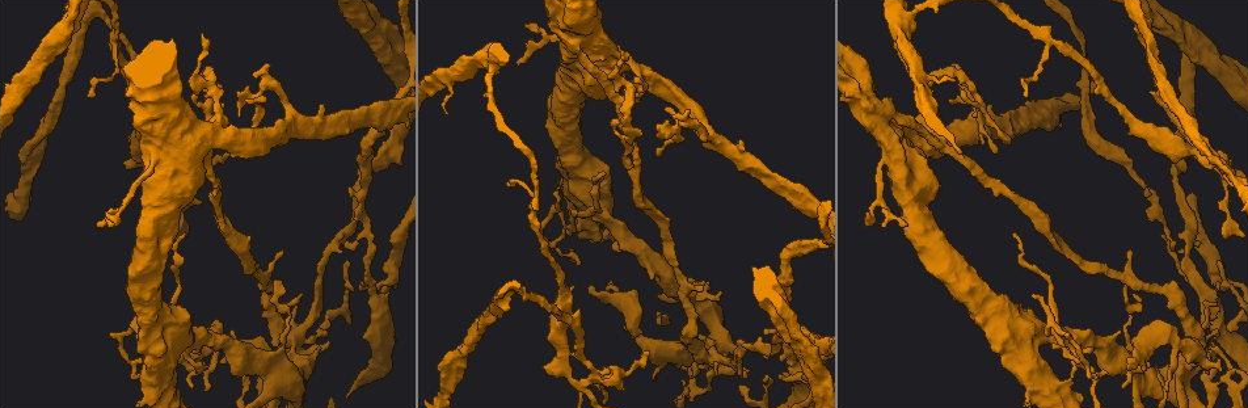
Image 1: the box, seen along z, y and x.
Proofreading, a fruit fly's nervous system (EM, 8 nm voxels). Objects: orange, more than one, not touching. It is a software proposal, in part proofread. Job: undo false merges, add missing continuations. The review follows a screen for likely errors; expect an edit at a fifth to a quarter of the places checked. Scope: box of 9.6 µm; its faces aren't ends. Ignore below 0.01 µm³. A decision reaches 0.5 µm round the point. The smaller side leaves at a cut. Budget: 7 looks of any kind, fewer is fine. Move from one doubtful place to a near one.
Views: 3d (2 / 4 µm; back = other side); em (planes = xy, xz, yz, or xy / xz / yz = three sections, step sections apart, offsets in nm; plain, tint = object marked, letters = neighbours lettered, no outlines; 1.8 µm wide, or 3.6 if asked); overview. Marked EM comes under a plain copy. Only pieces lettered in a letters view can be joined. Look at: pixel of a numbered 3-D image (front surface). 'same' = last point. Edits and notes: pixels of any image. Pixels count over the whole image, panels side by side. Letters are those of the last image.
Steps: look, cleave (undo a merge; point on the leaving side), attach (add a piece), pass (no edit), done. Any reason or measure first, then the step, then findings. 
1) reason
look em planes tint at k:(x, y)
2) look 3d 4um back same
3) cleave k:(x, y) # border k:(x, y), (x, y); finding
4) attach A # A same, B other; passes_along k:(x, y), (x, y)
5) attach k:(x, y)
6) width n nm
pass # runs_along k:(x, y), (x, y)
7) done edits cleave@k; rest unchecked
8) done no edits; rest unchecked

look 3d 2um at 1:(569, 233)

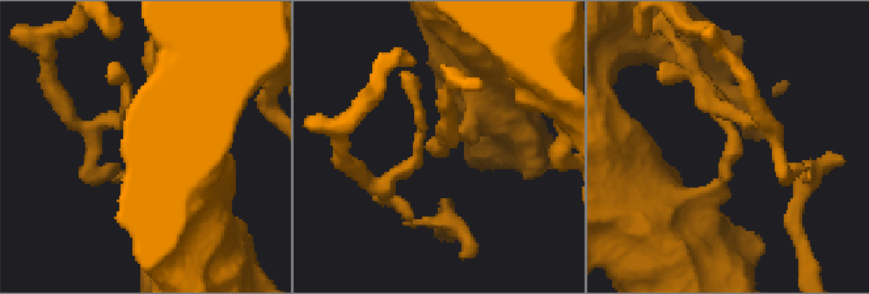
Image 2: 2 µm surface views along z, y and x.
arms 4
look em xz step 16 letters at 2:(734, 126)

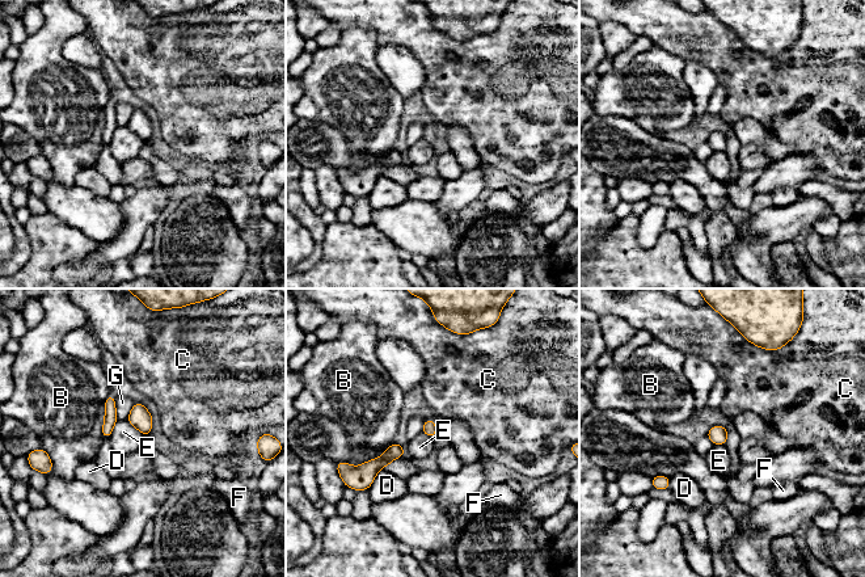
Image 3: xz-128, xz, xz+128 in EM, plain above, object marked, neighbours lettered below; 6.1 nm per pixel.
pass # B other, C other, D other, E other, F other, G other; border 3:(126, 420), (144, 437); all the same neuron

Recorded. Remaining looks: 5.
closes a loop
look 3d 4um at 1:(1003, 333)

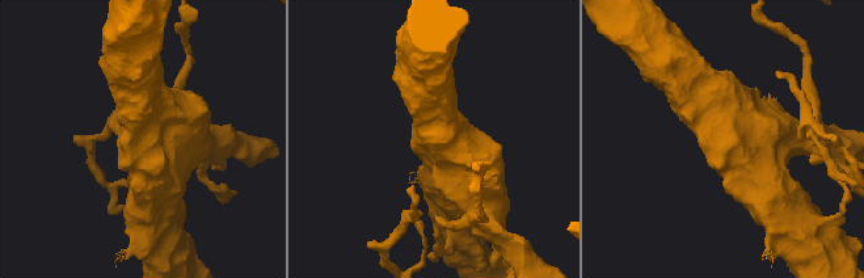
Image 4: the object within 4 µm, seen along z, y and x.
need the tissue
look em planes letters at 4:(728, 138)

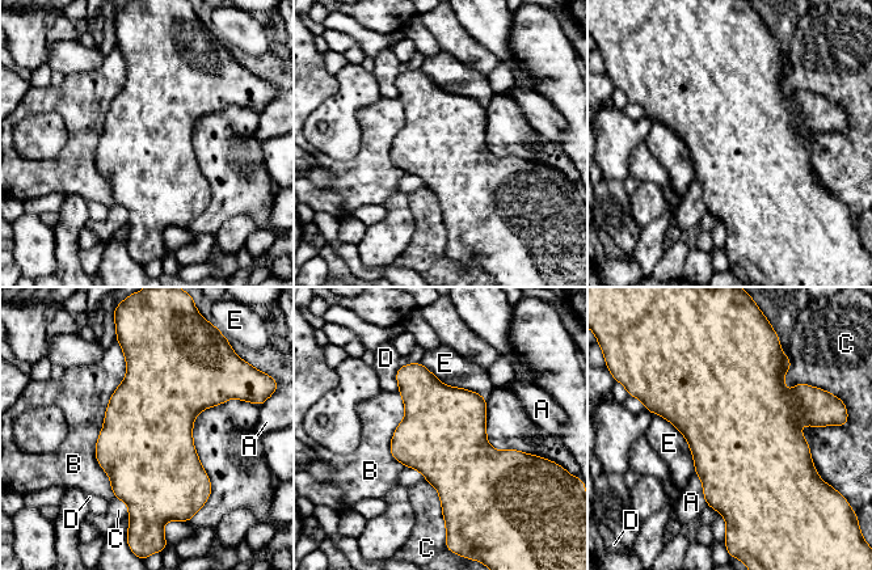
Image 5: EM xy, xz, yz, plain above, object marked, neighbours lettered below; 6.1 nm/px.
longest_contact B 950 nm
pass # A other, B other, C other, D other, E other; border 5:(121, 346), (96, 444), (114, 497); continuous, no second neuron

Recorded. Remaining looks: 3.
touches itself
look em planes letters at 1:(646, 74)

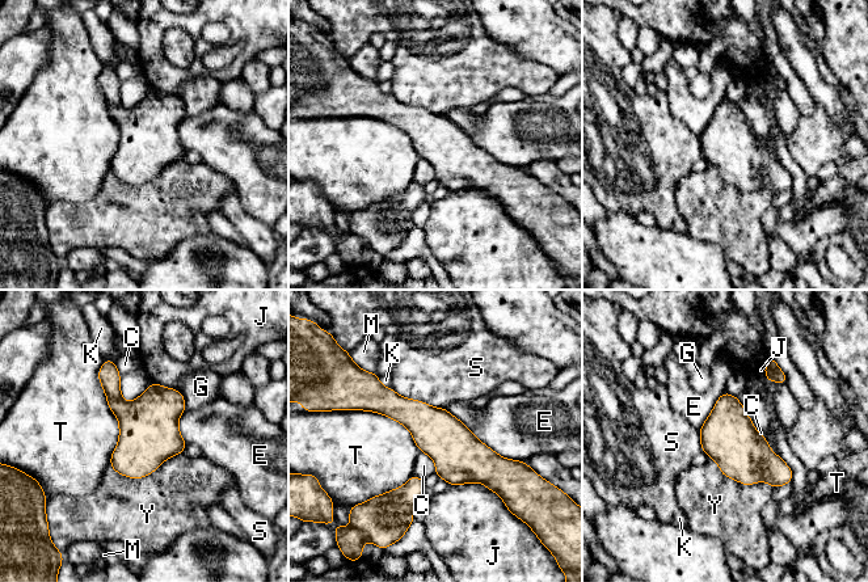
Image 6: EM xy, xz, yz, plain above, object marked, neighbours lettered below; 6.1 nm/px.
width 300 nm; longest_contact T 650 nm
pass # C other, E other, G other, J other, K other, M other, S other, T other, Y other; one neuron here

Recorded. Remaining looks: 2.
done no edits; rest unchecked

